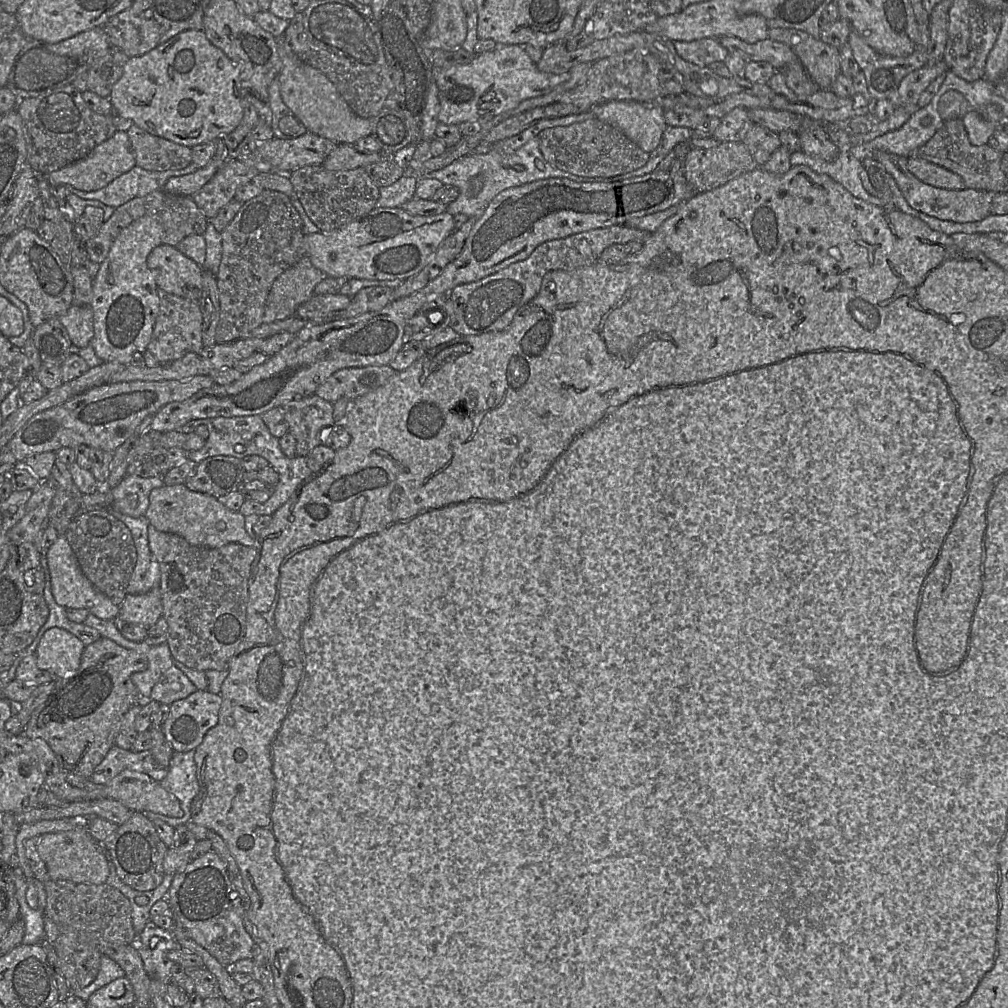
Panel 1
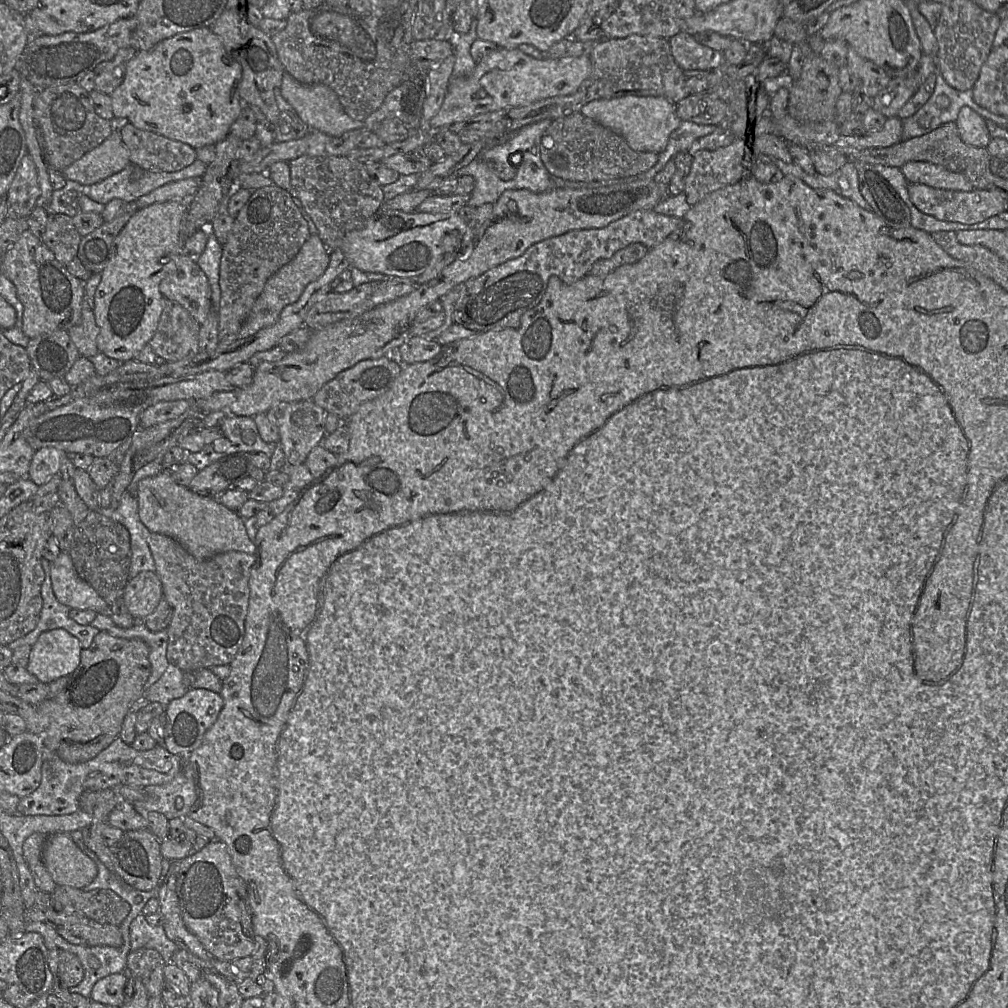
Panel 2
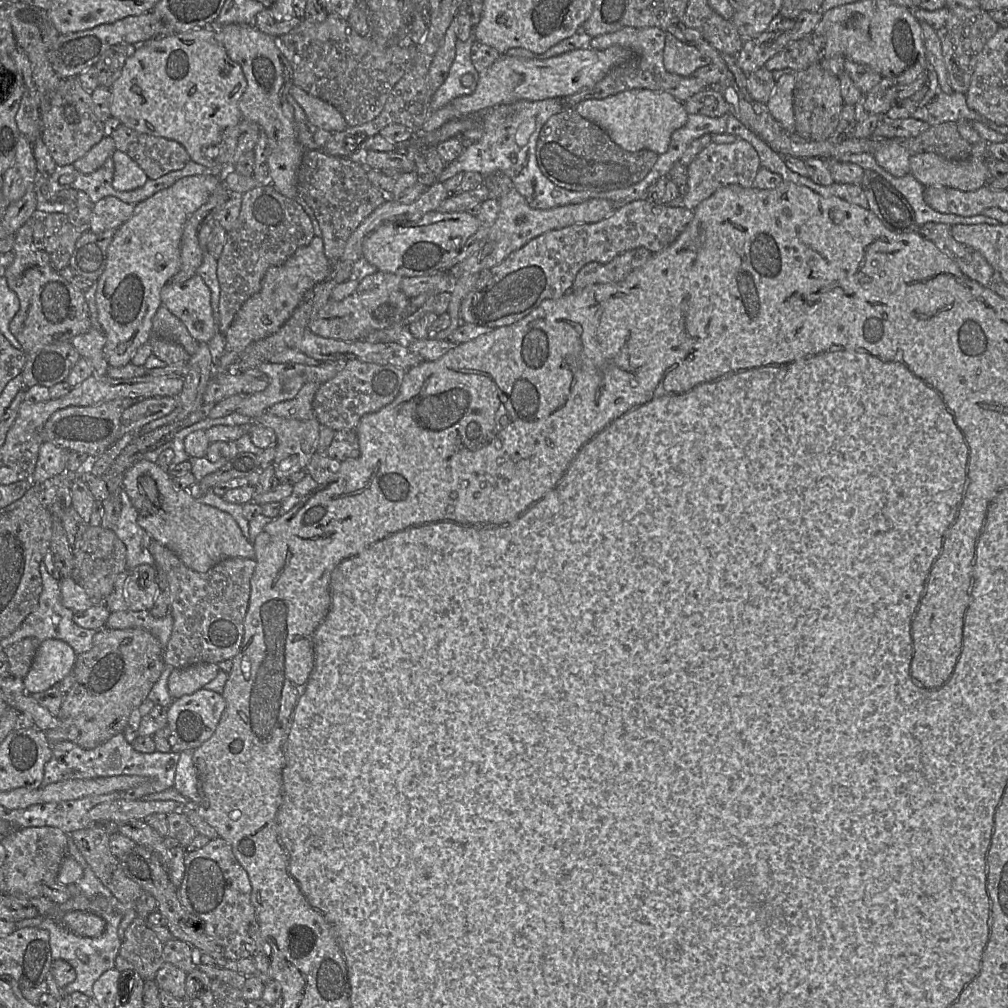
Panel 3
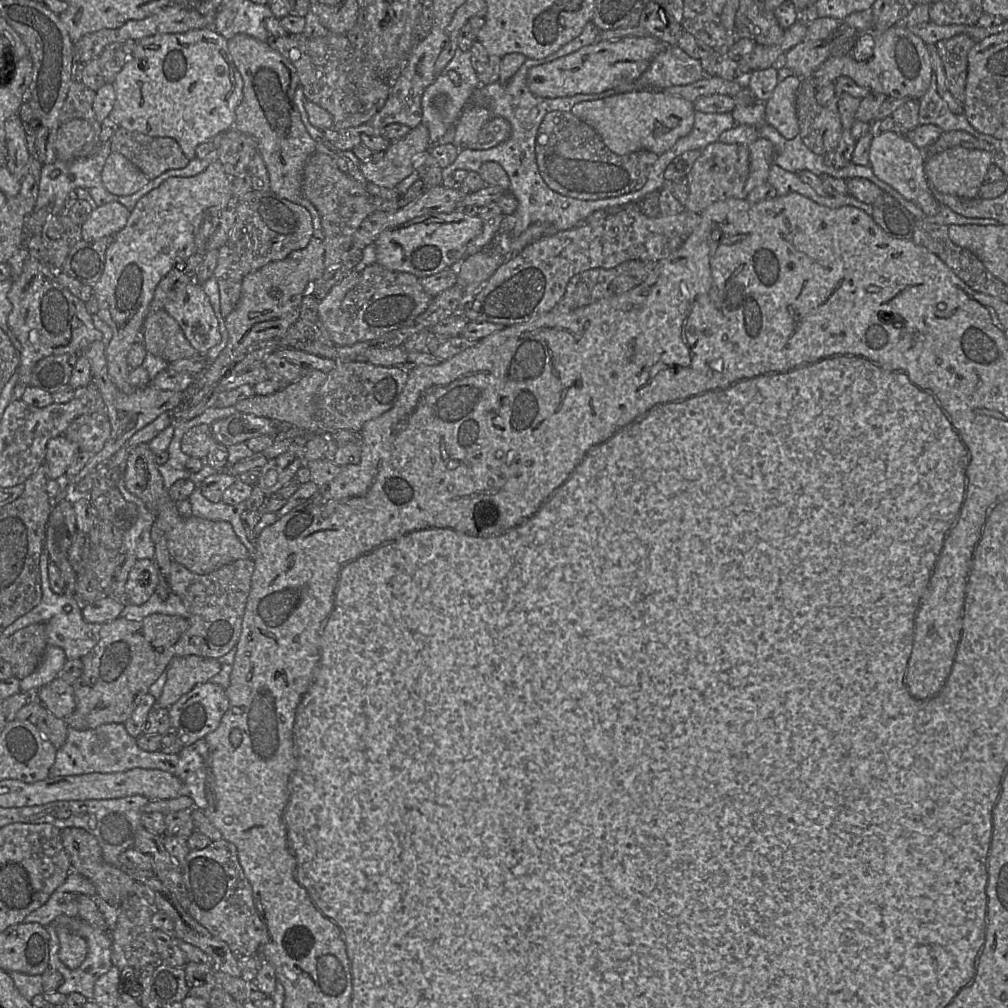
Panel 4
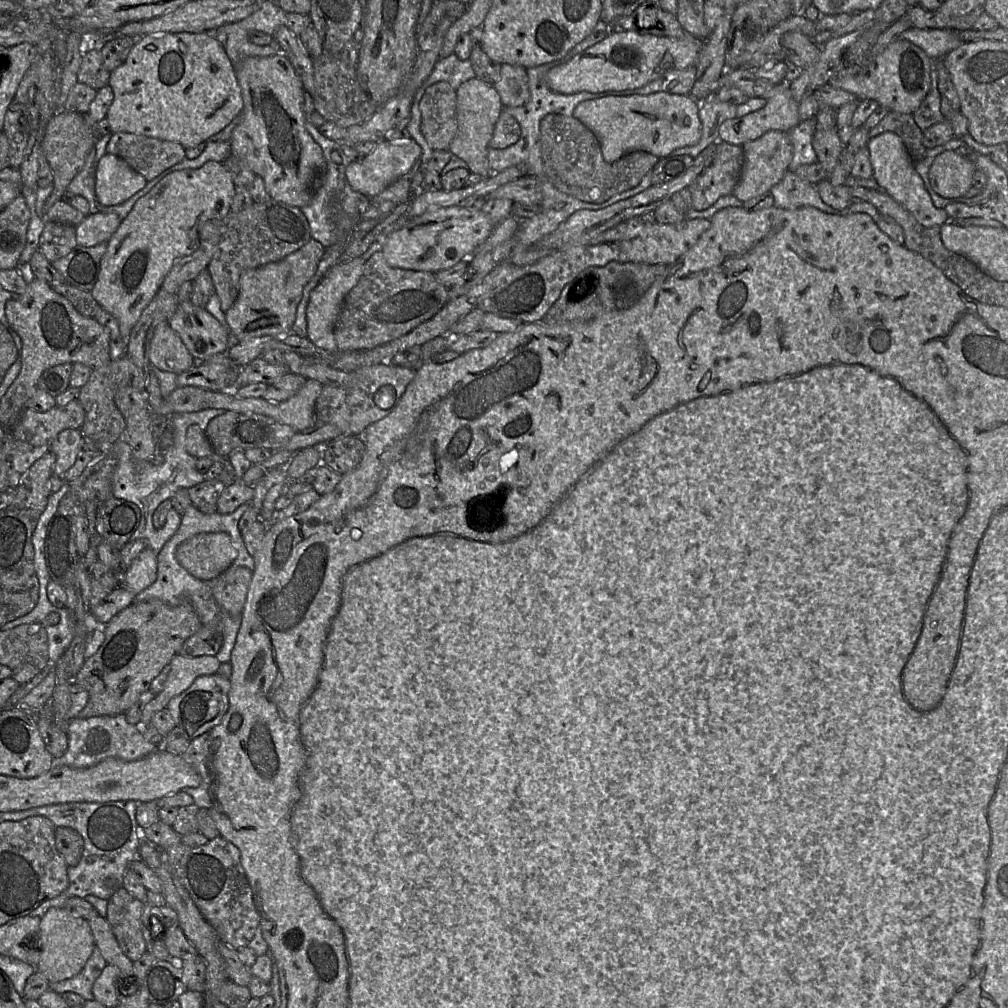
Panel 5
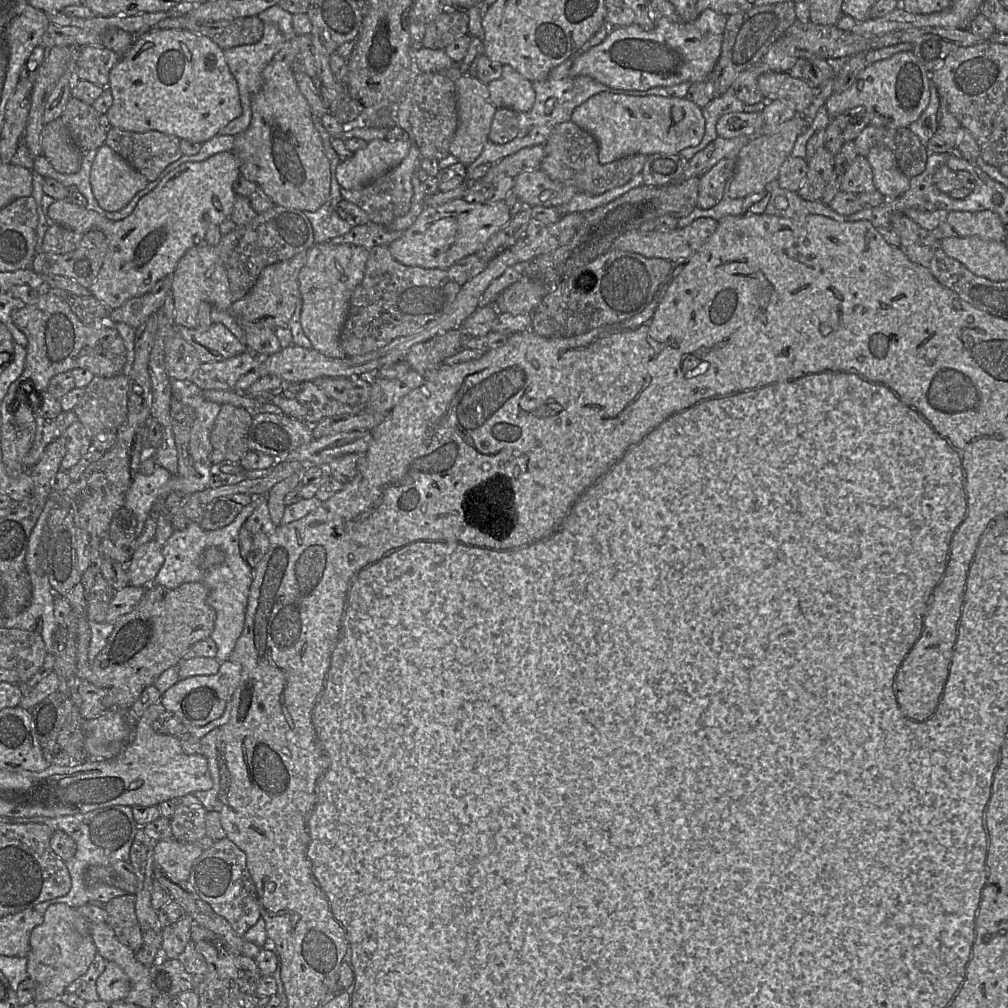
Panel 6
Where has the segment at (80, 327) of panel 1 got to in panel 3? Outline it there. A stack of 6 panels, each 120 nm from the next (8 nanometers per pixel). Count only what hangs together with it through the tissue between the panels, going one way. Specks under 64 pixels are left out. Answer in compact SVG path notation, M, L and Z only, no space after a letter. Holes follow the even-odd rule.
M91 327L86 333L75 336L71 344L81 358L84 358L92 366L94 374L107 376L109 364L104 356L103 348L106 336L103 331Z

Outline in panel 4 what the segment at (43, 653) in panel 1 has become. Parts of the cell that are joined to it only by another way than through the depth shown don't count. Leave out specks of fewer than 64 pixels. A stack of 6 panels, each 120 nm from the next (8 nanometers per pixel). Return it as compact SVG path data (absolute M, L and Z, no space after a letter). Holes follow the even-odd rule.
M48 645L37 669L26 678L20 680L23 692L36 692L58 677L67 658L62 648Z

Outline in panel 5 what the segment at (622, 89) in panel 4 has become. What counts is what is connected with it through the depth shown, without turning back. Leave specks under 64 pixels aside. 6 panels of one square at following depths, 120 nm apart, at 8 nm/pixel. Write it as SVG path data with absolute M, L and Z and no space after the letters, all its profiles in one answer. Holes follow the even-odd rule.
M696 66L687 67L682 70L671 69L643 87L618 90L618 93L619 96L628 96L633 94L647 95L655 92L688 95L695 82L696 71Z

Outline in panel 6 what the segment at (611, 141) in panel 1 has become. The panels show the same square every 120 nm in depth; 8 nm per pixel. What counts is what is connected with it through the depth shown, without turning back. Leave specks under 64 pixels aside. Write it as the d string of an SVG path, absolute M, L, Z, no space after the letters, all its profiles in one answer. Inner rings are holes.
M569 120L556 125L546 139L540 169L555 182L573 186L579 193L598 196L627 184L642 172L646 159L646 155L634 154L601 164L598 160L598 143L595 137Z

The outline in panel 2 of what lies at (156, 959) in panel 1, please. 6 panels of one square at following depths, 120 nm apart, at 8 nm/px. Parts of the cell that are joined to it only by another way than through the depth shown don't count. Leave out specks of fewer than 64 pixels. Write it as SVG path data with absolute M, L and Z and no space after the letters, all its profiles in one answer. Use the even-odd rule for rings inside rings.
M143 914L138 915L130 925L130 950L140 948L157 950L166 963L171 963L172 956L180 949L167 937L163 927L152 926Z

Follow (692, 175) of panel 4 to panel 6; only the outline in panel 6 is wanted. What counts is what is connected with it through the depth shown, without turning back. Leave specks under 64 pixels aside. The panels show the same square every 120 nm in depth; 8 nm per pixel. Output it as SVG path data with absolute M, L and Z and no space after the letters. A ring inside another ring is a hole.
M724 158L700 177L698 207L710 209L718 204L736 168L737 158Z

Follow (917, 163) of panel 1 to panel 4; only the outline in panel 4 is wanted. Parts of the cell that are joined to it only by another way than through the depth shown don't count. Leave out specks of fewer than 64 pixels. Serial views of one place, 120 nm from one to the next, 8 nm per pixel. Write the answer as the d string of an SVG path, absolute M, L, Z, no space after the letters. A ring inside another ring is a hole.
M954 146L928 157L924 162L927 180L937 191L963 199L976 198L981 185L985 182L993 153L986 150Z

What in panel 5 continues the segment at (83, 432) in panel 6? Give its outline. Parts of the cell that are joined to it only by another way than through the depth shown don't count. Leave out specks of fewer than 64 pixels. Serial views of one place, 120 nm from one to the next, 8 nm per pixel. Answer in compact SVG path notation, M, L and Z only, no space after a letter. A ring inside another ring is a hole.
M65 429L58 433L49 448L49 451L56 455L53 474L62 477L87 446L89 442L80 429Z

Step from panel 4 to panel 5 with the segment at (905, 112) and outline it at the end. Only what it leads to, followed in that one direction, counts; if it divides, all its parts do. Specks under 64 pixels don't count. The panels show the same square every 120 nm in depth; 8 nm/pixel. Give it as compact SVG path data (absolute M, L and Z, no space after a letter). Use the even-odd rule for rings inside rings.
M889 111L868 131L868 136L873 138L883 132L893 132L898 135L914 163L923 159L926 152L923 146L923 131L915 123L913 114Z

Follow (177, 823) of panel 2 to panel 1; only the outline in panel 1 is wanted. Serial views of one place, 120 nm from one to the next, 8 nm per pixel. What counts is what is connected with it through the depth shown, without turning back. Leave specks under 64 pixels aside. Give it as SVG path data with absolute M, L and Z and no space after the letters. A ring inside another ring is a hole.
M186 824L178 825L175 831L175 845L168 847L163 862L163 868L167 874L175 874L187 866L192 860L192 852L198 841Z

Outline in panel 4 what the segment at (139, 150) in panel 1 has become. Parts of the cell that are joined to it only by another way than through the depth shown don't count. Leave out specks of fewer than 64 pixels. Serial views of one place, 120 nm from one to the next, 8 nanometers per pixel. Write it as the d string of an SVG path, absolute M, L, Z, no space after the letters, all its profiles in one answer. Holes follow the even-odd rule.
M118 128L110 141L111 152L125 156L149 180L167 170L184 168L190 161L172 138L150 137Z

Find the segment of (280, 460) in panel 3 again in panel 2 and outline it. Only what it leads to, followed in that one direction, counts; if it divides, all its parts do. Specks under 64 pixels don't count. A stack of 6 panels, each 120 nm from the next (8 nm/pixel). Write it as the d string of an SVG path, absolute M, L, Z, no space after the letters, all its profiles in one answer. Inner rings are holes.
M312 399L298 402L281 402L272 406L267 412L267 418L277 426L279 441L286 465L303 464L313 448L322 444L326 436L325 419L328 412L316 405Z

